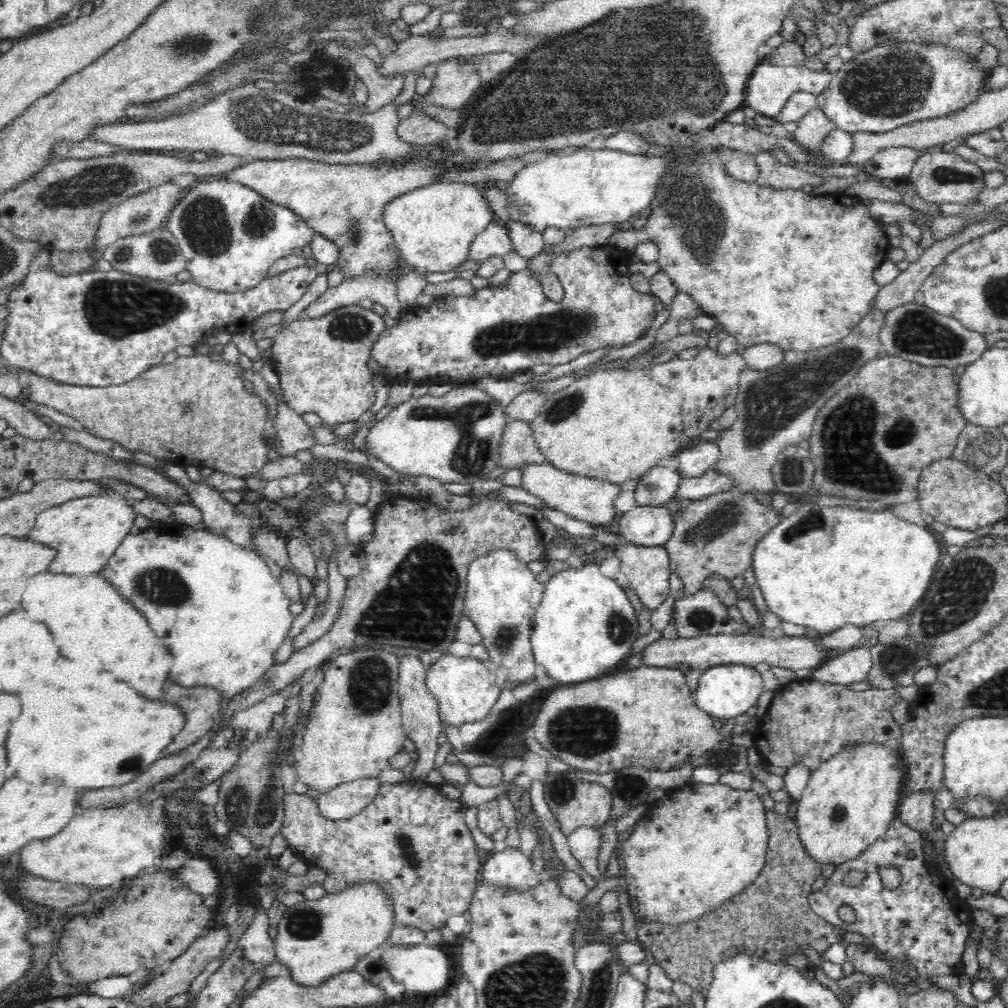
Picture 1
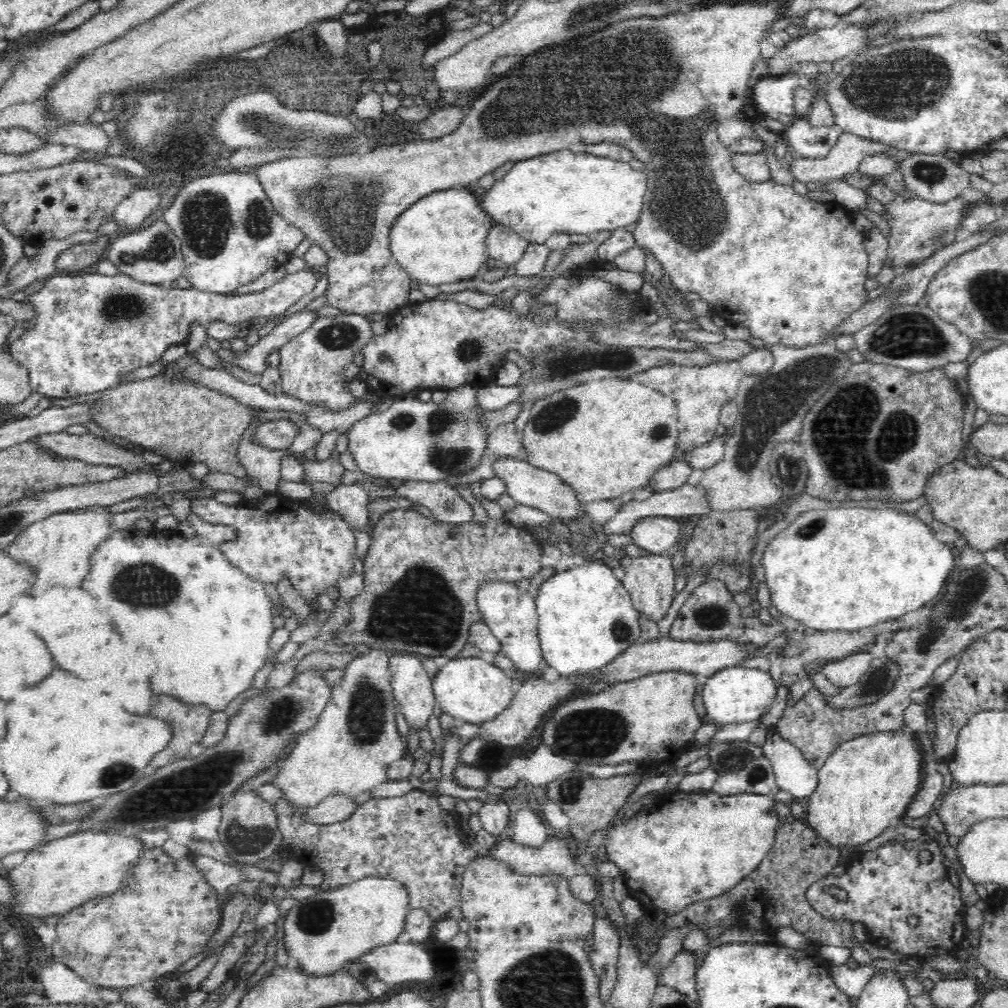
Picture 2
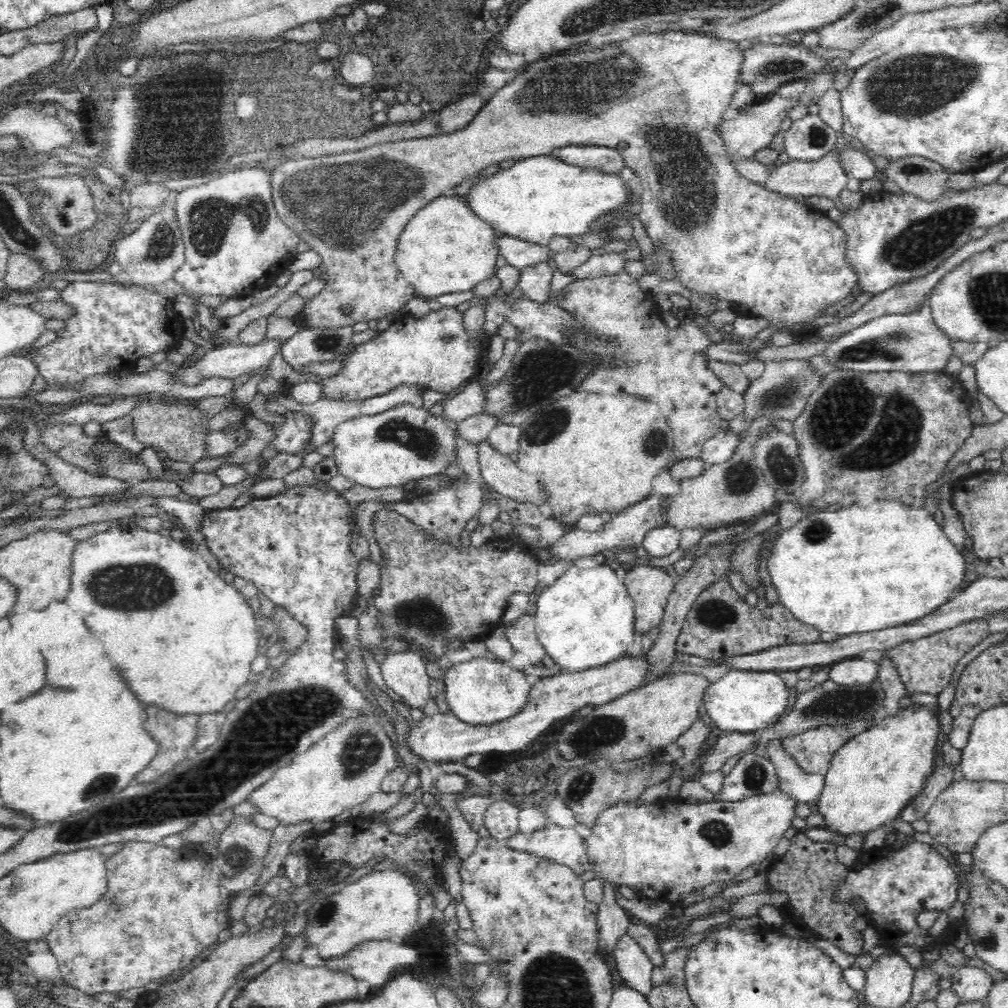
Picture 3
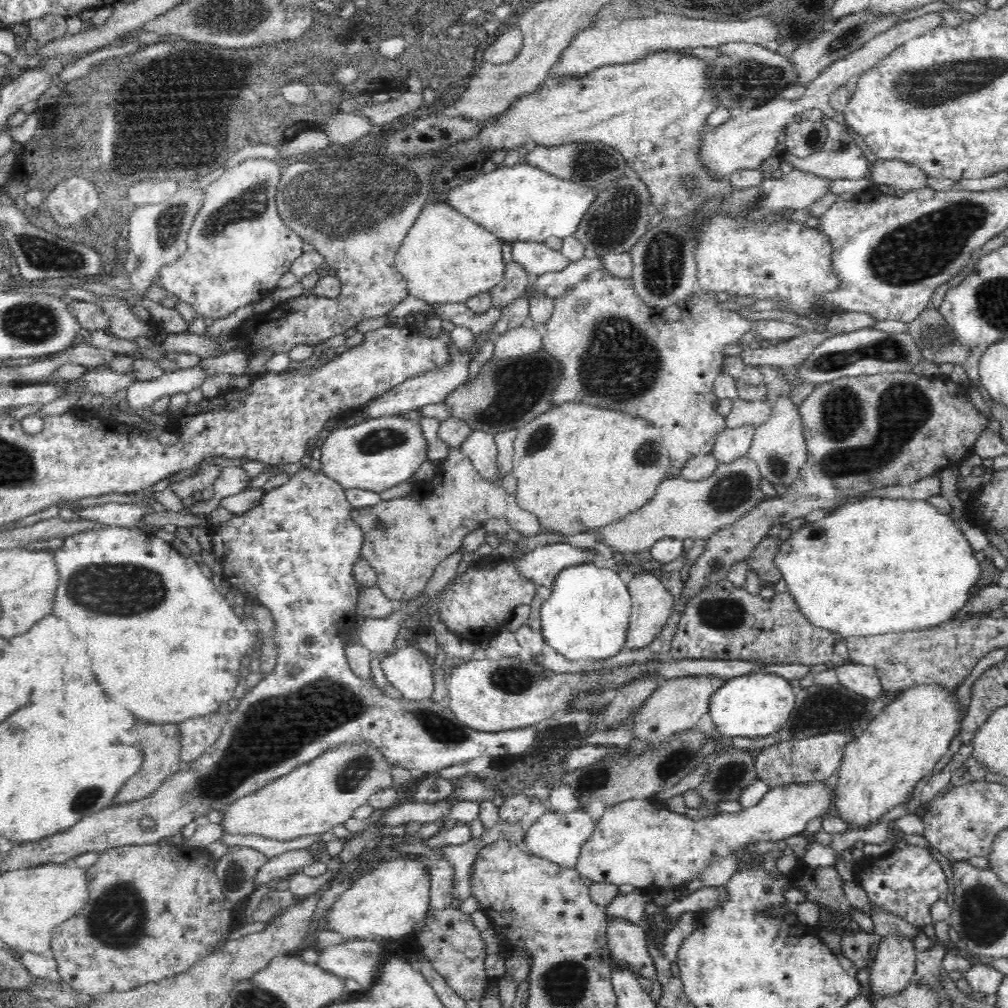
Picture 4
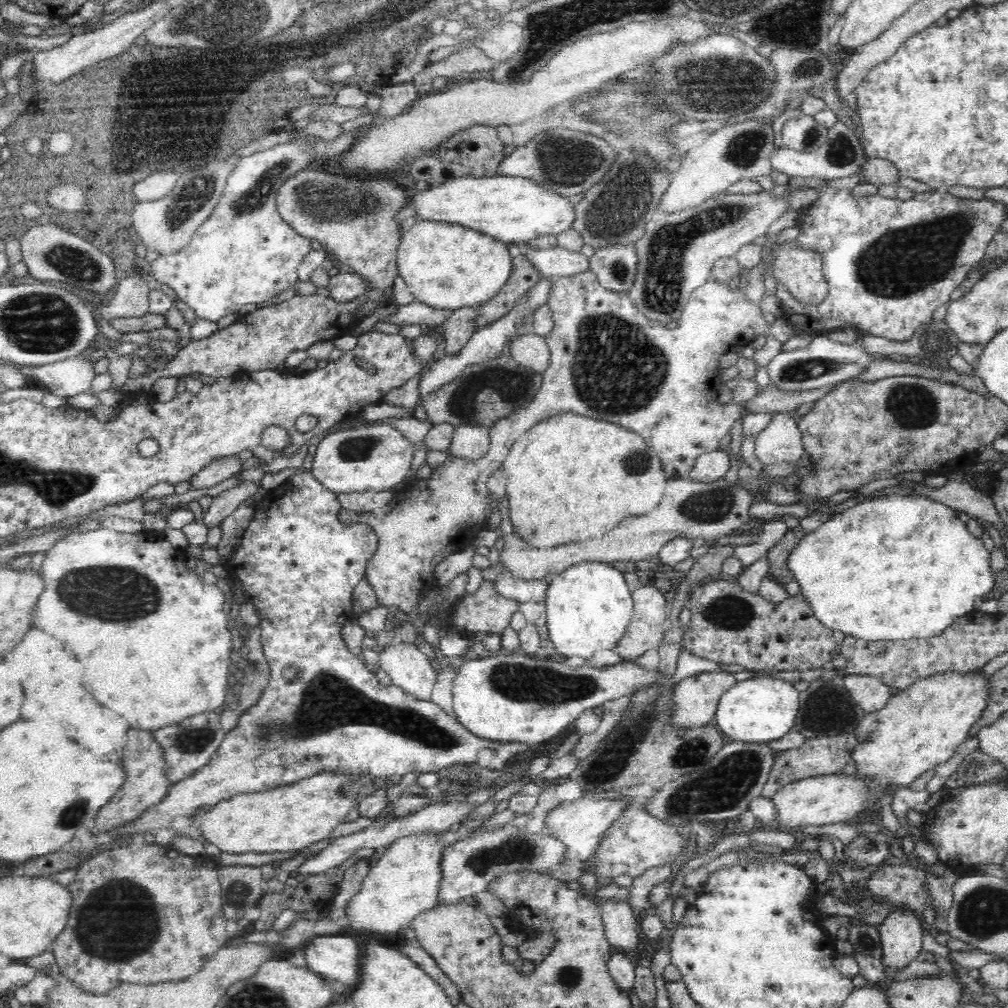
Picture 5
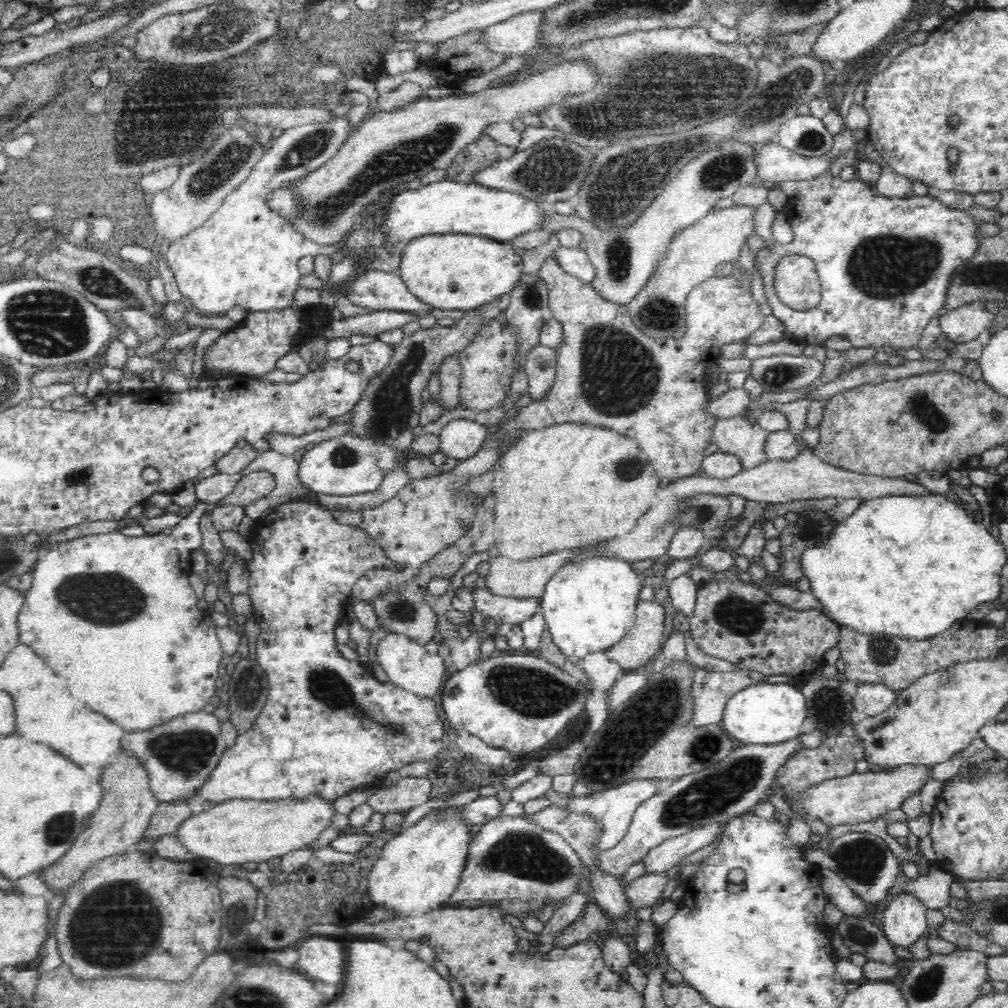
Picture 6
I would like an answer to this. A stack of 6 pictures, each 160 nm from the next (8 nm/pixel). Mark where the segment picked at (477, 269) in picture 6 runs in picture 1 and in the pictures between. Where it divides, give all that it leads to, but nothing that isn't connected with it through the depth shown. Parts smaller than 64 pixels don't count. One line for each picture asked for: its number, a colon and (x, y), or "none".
1: (433, 227)
2: (442, 238)
3: (445, 248)
4: (445, 257)
5: (446, 266)

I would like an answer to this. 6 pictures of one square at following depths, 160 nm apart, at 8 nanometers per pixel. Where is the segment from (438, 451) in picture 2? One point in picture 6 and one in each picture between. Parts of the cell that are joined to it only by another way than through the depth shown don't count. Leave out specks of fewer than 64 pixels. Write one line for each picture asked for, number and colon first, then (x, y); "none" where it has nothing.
3: (409, 443)
4: (378, 453)
5: (379, 457)
6: (348, 465)

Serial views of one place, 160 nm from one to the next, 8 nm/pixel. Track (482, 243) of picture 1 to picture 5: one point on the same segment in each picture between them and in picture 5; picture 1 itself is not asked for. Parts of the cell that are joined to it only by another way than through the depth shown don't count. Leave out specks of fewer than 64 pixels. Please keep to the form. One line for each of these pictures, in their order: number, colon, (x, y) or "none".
2: (503, 243)
3: (519, 253)
4: (537, 258)
5: (553, 261)

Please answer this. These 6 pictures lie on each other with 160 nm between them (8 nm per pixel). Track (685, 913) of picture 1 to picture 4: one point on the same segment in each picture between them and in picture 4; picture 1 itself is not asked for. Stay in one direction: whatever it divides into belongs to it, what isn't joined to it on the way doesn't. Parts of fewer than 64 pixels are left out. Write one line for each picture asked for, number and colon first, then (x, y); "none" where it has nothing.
2: (694, 846)
3: (666, 852)
4: (634, 842)

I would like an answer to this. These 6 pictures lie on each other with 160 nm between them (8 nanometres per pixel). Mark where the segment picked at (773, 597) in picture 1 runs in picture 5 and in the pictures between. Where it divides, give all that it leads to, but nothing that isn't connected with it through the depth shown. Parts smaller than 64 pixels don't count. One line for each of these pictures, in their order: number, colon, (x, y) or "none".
2: (843, 568)
3: (864, 568)
4: (875, 566)
5: (896, 567)

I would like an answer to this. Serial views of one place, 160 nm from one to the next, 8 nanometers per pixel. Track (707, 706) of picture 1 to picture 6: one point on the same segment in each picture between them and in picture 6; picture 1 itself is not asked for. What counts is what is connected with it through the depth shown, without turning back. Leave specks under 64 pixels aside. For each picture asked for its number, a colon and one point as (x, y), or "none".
2: (736, 694)
3: (742, 700)
4: (757, 704)
5: (761, 709)
6: (763, 713)

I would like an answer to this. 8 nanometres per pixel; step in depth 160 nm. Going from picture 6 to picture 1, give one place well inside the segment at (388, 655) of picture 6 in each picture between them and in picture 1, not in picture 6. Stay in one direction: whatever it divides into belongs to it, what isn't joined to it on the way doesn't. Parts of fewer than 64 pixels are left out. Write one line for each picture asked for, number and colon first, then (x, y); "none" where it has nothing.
1: (419, 708)
2: (412, 688)
3: (404, 672)
4: (409, 669)
5: (408, 668)

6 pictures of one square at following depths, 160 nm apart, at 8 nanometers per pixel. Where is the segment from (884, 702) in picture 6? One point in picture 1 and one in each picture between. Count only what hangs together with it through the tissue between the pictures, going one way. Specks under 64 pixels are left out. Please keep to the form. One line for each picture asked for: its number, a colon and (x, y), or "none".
1: (851, 666)
2: (843, 672)
3: (853, 671)
4: (861, 679)
5: (870, 693)

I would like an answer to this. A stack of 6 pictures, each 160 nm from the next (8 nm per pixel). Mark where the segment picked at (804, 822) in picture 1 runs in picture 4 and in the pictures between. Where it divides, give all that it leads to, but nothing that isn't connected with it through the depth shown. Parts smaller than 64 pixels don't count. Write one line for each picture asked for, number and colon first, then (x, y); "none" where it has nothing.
2: (867, 781)
3: (872, 778)
4: (902, 743)

